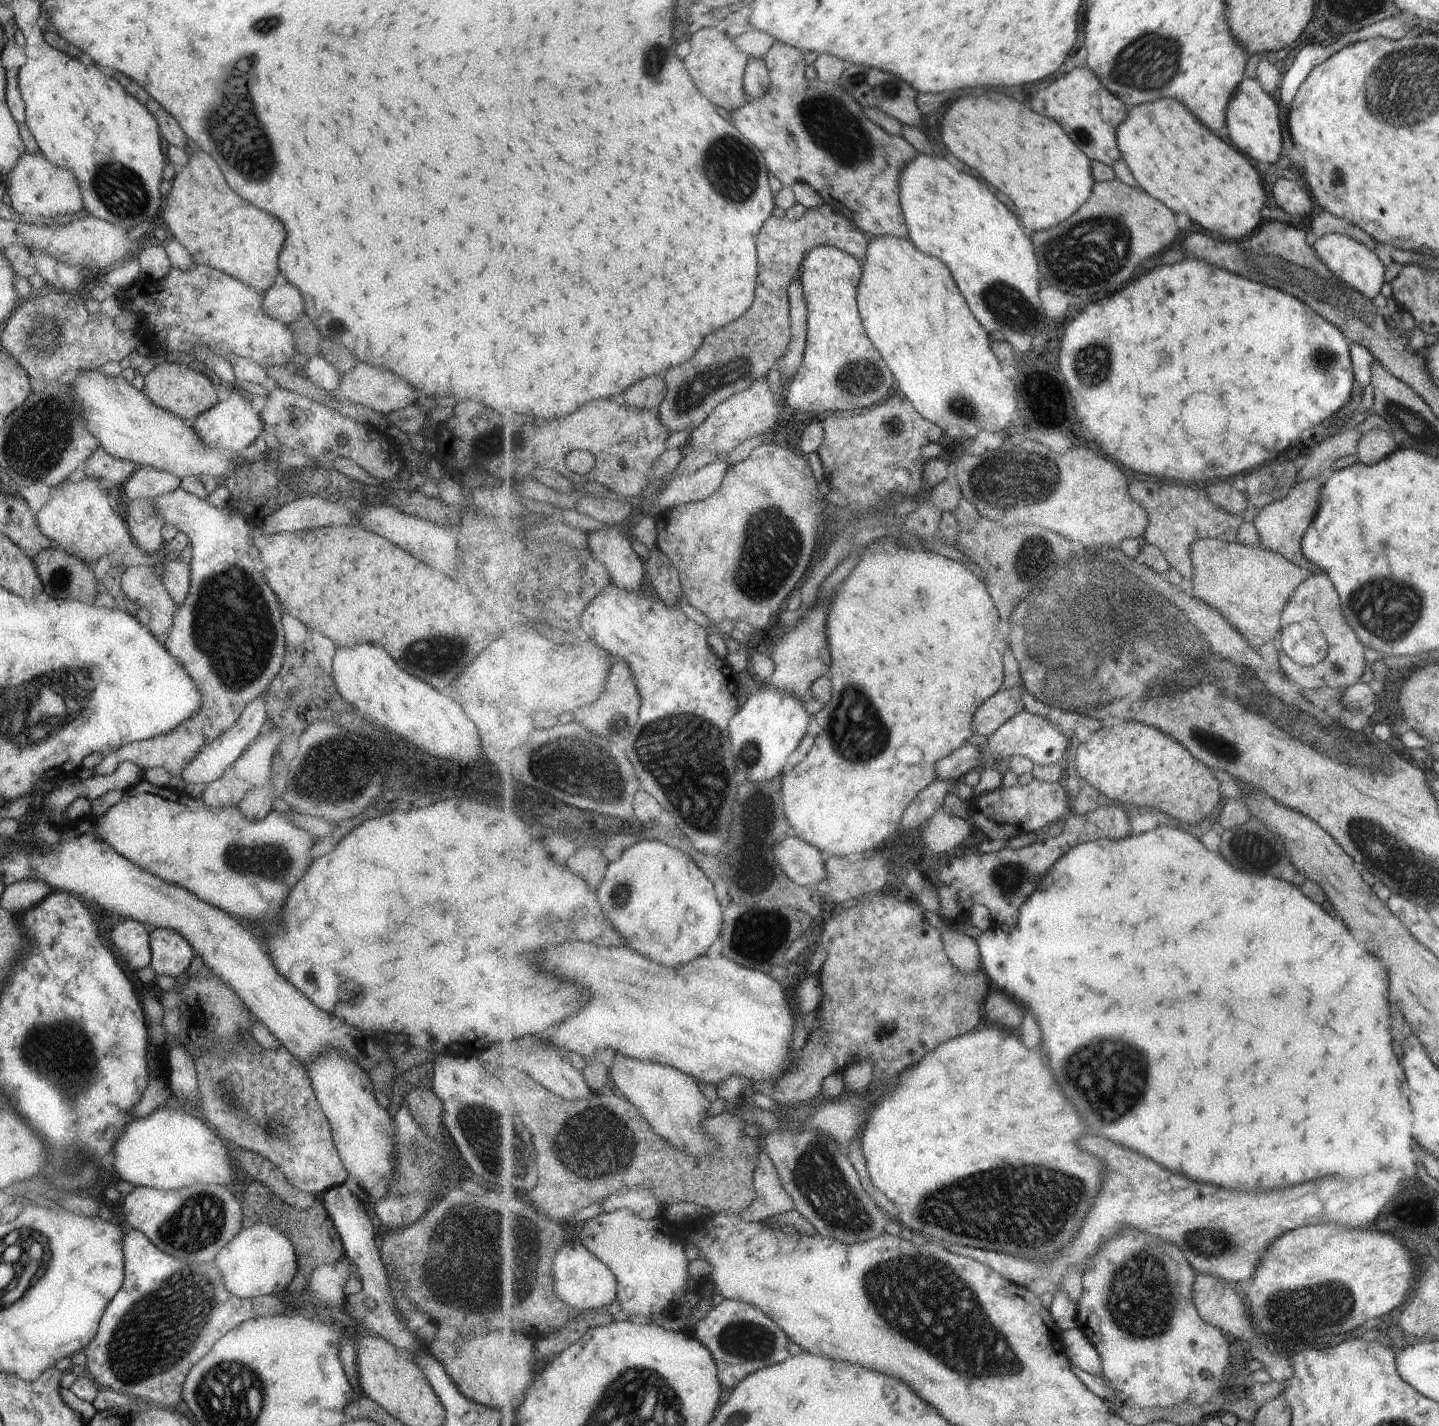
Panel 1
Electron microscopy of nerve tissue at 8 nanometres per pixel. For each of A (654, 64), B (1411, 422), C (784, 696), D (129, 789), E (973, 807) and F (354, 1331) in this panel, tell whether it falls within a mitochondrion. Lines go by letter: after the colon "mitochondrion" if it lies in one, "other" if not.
A: mitochondrion
B: mitochondrion
C: other
D: other
E: other
F: other

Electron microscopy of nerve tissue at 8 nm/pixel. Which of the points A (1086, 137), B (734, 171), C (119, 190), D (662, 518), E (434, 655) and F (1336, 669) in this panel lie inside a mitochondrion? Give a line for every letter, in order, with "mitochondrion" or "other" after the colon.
A: mitochondrion
B: mitochondrion
C: mitochondrion
D: other
E: mitochondrion
F: mitochondrion

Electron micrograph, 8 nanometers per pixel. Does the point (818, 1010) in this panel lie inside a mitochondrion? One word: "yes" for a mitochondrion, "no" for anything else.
no

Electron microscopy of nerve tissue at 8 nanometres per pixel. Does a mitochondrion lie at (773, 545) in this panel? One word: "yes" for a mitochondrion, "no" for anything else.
yes

